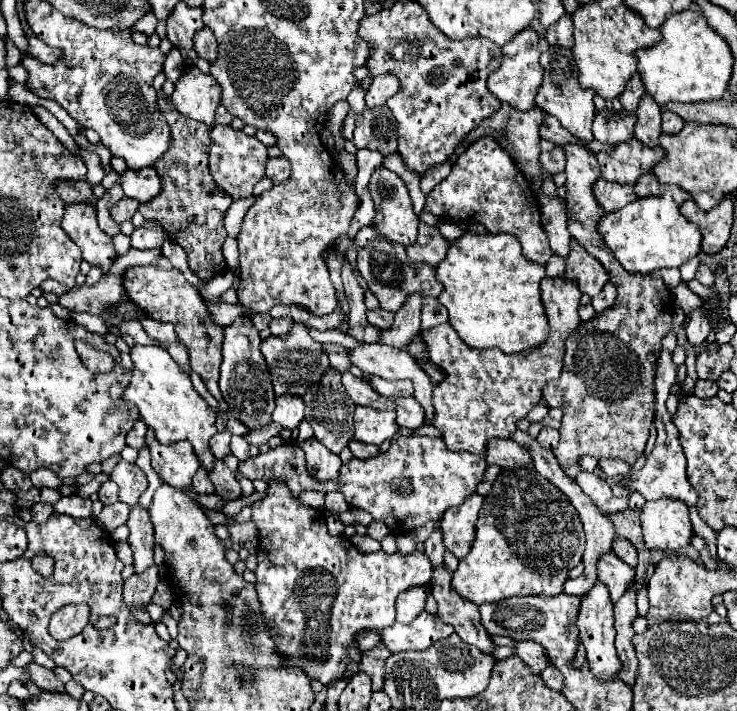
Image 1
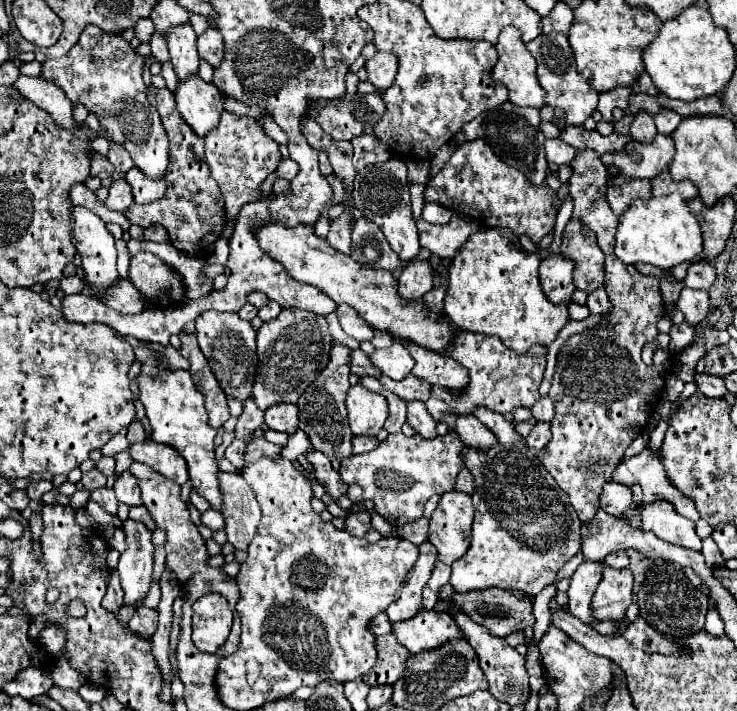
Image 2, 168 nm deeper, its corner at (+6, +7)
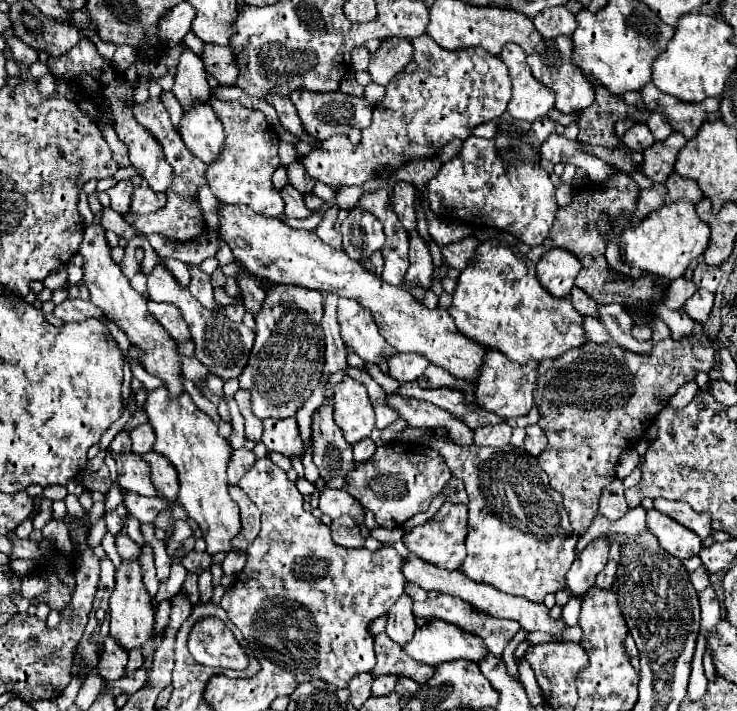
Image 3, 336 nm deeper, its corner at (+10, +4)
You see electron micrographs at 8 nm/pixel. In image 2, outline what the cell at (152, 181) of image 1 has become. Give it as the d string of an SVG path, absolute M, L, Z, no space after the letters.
M130 168L124 178L132 186L132 194L134 194L136 204L148 204L148 202L164 198L164 194L166 194L164 180L150 180L138 168Z

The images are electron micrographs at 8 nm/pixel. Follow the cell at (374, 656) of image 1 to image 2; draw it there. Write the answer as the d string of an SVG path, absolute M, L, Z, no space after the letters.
M392 634L378 636L376 650L378 650L378 660L368 674L370 686L394 684L396 680L400 680L400 676L404 676L404 664L410 652Z

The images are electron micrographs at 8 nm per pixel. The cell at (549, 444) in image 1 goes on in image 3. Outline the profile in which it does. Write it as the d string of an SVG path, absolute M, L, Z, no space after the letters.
M528 425L526 427L526 439L524 439L524 449L538 457L542 453L542 449L546 447L546 435L538 425Z

